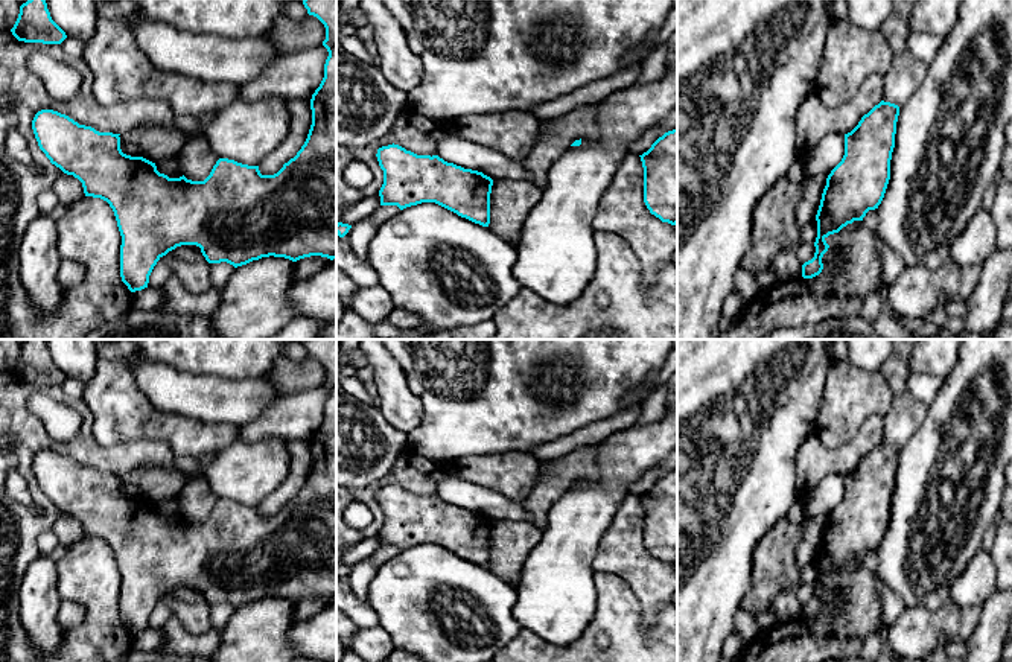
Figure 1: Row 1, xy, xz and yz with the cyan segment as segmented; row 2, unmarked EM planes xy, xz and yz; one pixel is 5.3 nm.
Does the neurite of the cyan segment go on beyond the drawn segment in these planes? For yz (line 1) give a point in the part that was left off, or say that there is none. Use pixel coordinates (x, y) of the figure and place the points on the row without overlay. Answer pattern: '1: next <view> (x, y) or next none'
1: next none

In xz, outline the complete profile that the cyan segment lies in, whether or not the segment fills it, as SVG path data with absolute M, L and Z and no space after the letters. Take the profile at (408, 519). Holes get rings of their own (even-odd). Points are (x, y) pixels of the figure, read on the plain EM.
M394 484L379 489L376 498L383 511L380 546L397 546L403 551L435 543L488 568L493 527L490 517L447 504L438 496L417 496Z

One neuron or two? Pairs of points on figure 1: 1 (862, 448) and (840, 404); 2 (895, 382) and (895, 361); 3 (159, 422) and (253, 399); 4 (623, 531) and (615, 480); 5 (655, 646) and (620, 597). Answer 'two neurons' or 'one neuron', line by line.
1: two neurons
2: one neuron
3: two neurons
4: two neurons
5: one neuron

